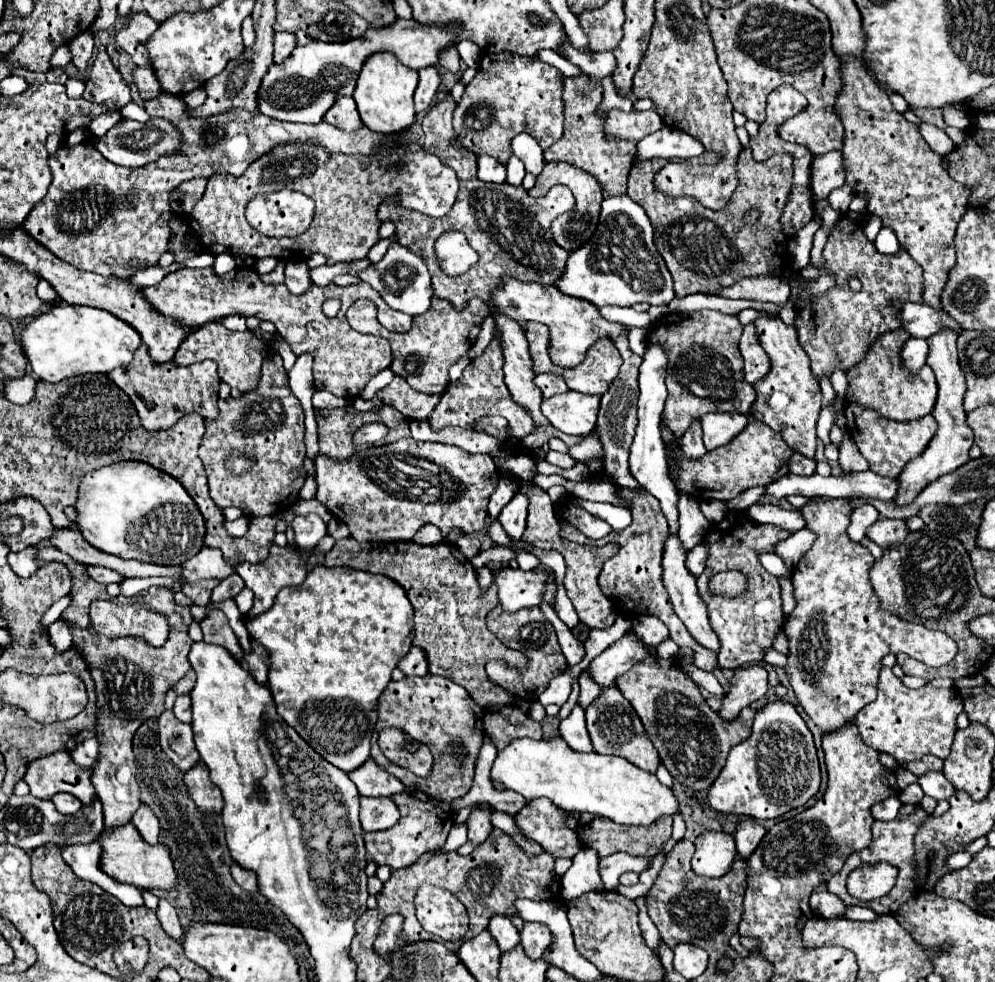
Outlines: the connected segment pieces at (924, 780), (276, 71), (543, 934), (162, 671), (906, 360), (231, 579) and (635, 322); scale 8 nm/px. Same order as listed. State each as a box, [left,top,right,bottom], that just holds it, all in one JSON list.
[[917,771,955,801],[257,19,461,123],[521,923,551,959],[37,547,193,831],[899,337,927,375],[211,573,245,603],[599,306,651,327]]

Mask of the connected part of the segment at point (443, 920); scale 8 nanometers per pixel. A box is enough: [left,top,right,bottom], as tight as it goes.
[415,884,467,941]

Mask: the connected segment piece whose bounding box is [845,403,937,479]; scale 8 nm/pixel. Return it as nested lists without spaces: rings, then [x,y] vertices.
[[[847,403],[845,417],[847,417],[845,429],[849,435],[853,435],[861,455],[869,461],[869,469],[873,473],[889,477],[889,479],[897,479],[897,475],[901,473],[905,463],[915,459],[917,455],[921,455],[925,451],[925,447],[929,445],[931,437],[937,433],[937,421],[931,415],[915,419],[915,421],[899,423],[899,421],[891,421],[887,417],[881,417],[875,411],[863,409],[857,403]]]

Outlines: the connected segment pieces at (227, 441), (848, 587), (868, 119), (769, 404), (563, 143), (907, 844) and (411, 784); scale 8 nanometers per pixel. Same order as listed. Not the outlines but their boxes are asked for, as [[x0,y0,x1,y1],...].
[[199,353,305,517],[783,499,957,733],[835,57,973,307],[751,317,823,459],[545,77,635,195],[827,805,929,915],[371,677,483,803]]

